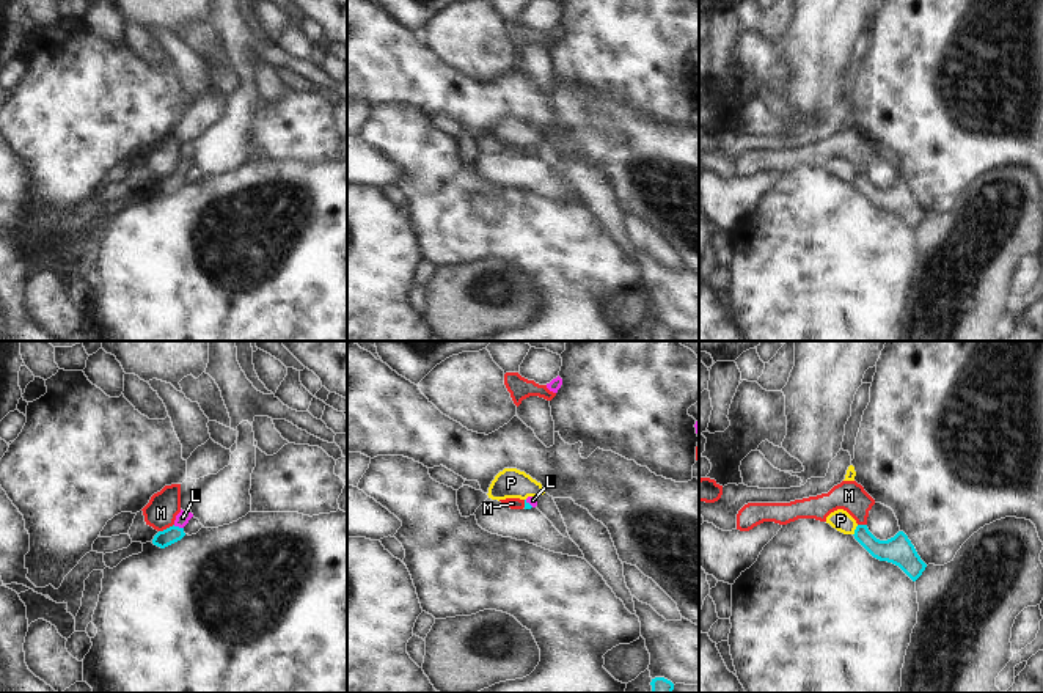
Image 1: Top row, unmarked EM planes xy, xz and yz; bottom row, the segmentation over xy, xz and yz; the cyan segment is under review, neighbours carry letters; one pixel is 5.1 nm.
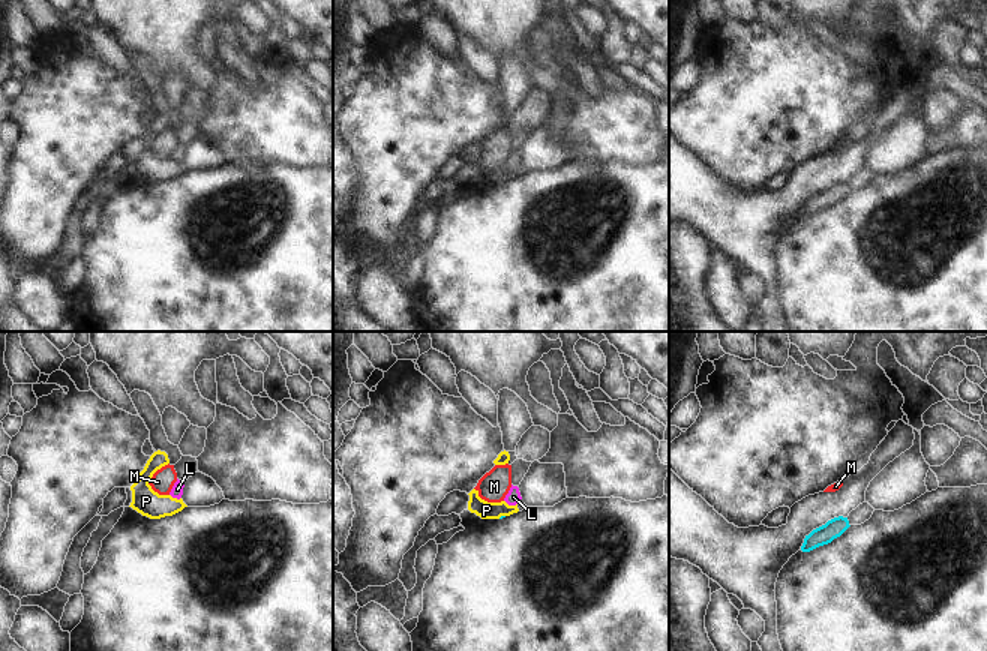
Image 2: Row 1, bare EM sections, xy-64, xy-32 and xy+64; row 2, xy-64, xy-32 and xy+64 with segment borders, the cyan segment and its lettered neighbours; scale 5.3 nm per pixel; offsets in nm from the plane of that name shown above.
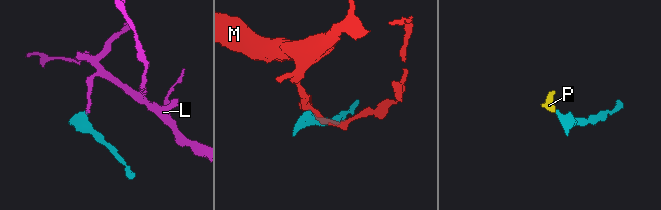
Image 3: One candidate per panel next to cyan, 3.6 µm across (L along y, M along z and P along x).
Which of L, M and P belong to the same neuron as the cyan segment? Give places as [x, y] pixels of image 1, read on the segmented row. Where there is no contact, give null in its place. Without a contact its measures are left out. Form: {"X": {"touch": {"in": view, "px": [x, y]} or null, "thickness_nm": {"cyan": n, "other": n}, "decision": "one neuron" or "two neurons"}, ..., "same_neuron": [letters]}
{"L": {"touch": {"in": "xy", "px": [178, 527]}, "thickness_nm": {"cyan": 90, "other": 70}, "decision": "one neuron"}, "M": {"touch": {"in": "xy", "px": [167, 528]}, "thickness_nm": {"cyan": 90, "other": 160}, "decision": "two neurons"}, "P": {"touch": {"in": "yz", "px": [855, 530]}, "thickness_nm": {"cyan": 150, "other": 100}, "decision": "two neurons"}, "same_neuron": ["L"]}

